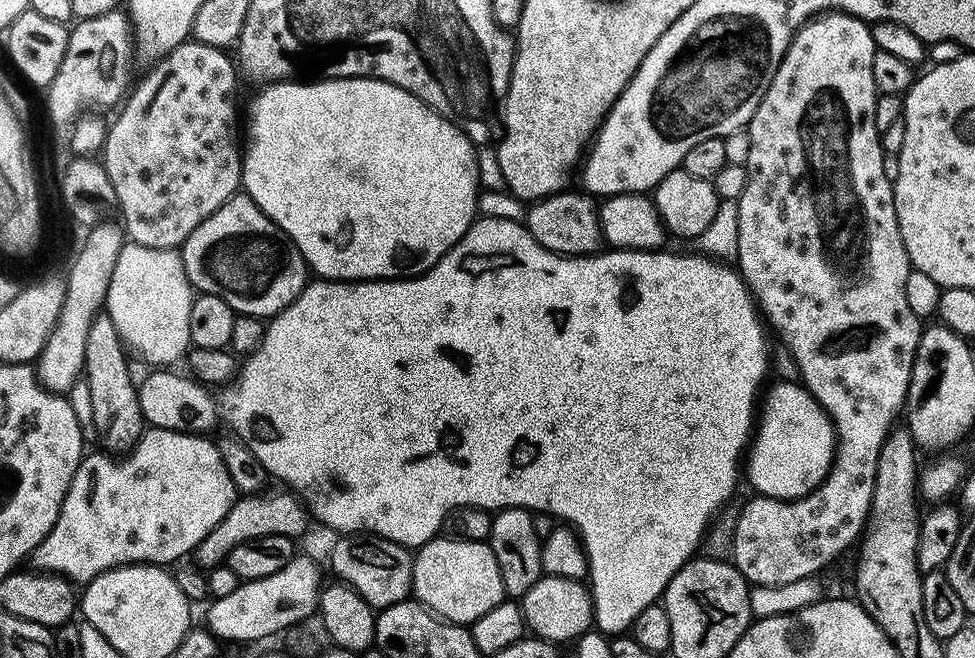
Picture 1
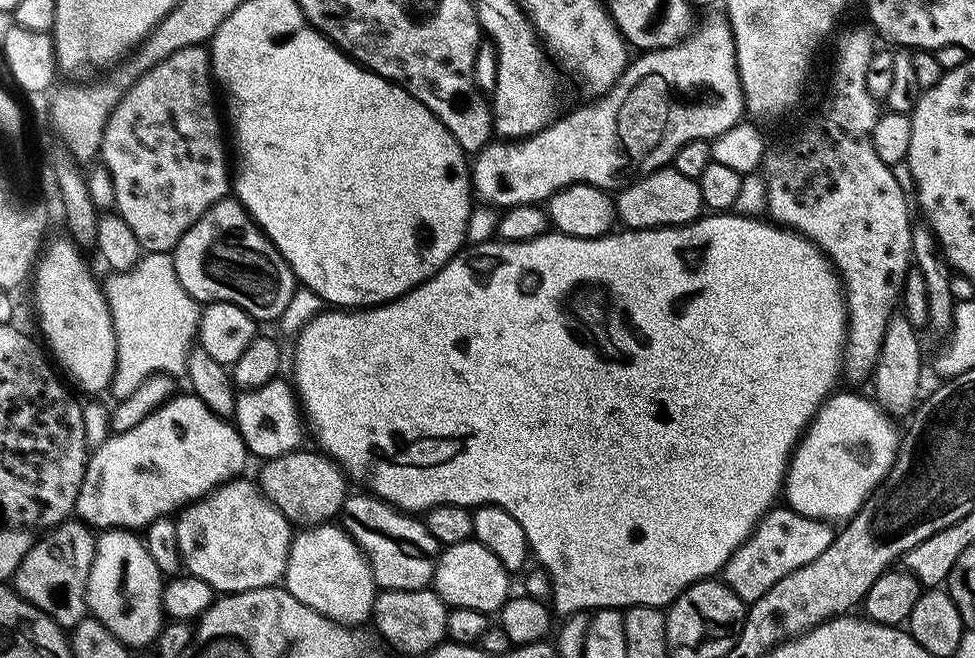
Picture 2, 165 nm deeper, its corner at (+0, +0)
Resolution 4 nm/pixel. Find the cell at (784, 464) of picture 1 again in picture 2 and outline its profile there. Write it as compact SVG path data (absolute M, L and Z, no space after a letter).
M836 390L829 395L808 429L800 437L784 478L787 507L815 520L847 522L868 501L868 495L883 484L900 450L897 421L875 399L856 392Z

